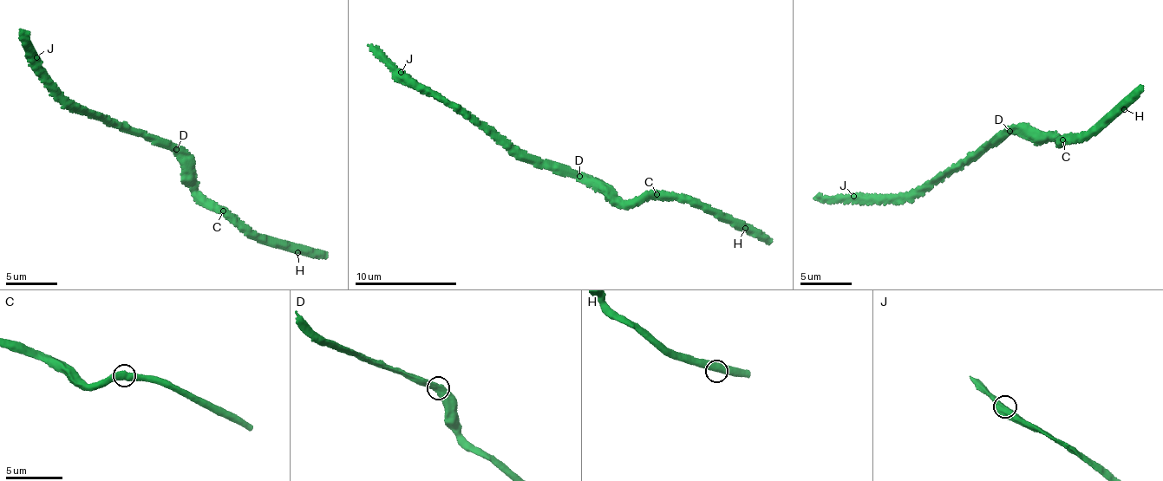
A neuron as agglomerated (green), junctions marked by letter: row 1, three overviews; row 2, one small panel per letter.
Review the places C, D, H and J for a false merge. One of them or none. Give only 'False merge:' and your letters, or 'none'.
False merge: none

